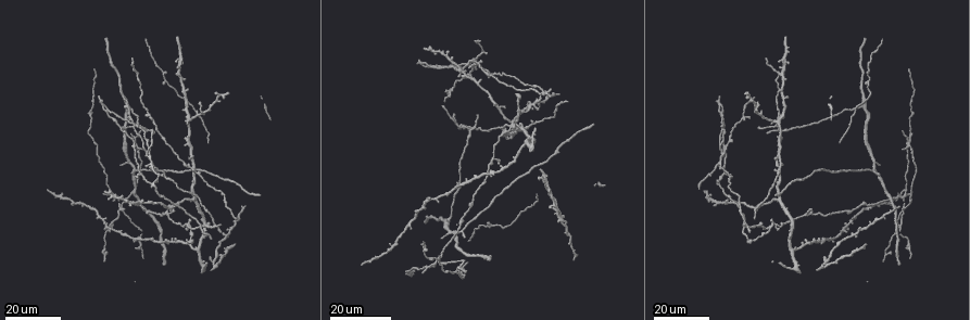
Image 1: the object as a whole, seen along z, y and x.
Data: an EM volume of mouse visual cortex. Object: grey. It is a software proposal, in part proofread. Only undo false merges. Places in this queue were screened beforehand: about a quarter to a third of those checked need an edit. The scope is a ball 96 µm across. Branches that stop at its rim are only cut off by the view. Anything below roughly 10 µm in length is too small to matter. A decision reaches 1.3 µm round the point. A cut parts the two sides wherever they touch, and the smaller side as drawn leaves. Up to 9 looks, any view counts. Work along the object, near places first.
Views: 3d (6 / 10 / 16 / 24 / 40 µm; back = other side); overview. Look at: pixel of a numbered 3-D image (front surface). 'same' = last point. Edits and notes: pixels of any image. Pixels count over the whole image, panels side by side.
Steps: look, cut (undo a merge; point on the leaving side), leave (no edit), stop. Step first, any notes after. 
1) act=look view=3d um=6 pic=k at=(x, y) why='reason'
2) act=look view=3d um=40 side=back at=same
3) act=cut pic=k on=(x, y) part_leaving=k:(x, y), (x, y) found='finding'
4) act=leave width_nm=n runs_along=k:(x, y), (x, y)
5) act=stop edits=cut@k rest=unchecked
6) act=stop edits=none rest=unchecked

act=look view=3d um=16 pic=1 at=(871, 80) why='sudden change in width'

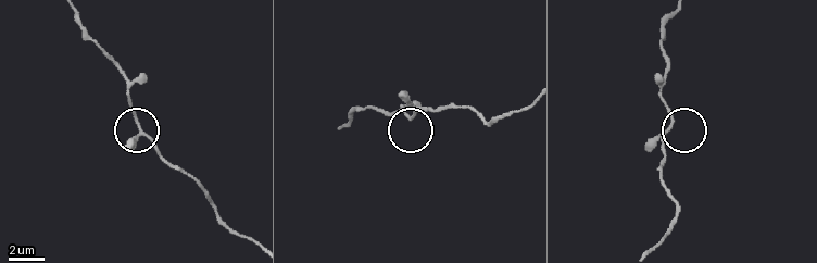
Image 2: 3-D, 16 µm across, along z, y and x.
act=look view=3d um=10 pic=2 at=(667, 127)

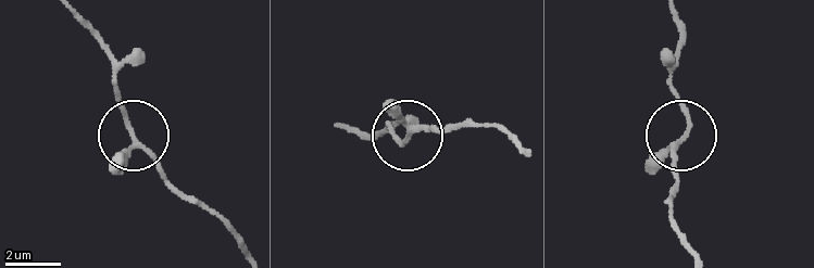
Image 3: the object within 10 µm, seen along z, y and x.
act=leave width_nm=150 runs_along=3:(249, 253), (220, 218), (170, 182), (135, 134), (114, 60) found='continuous, no second neuron'

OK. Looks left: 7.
act=look view=3d um=16 pic=1 at=(193, 170) why='four or more arms meet'

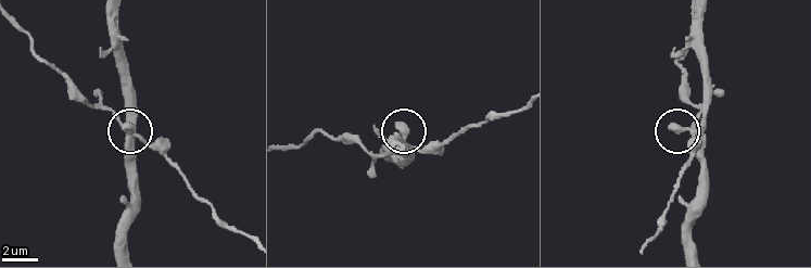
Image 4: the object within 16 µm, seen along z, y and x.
act=look view=3d um=10 pic=4 at=(135, 133)

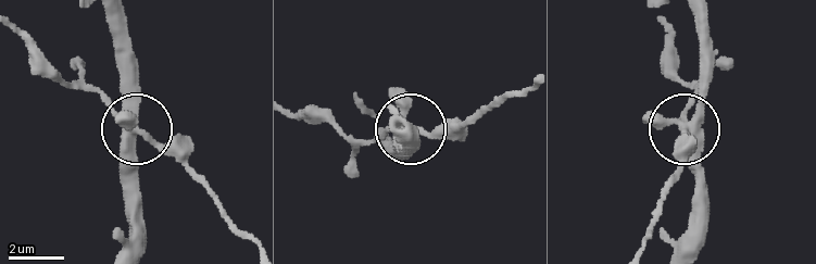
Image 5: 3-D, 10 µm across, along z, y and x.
act=cut pic=5 on=(165, 147) width_nm=380 found='two neurons meet here'

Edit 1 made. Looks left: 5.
act=look view=overview

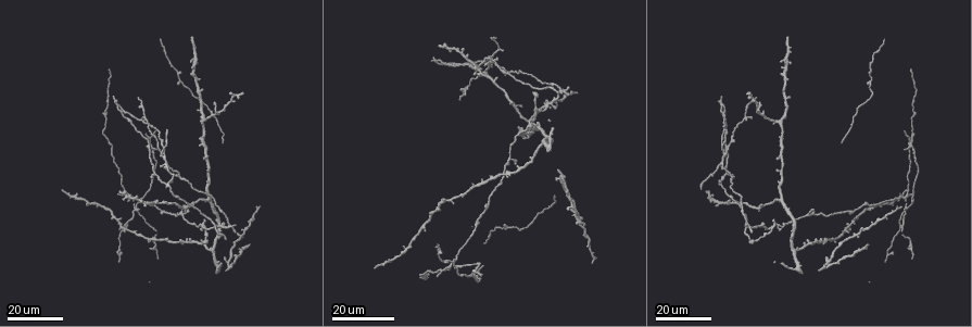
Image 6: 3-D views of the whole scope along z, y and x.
act=look view=3d um=24 pic=6 at=(784, 146)

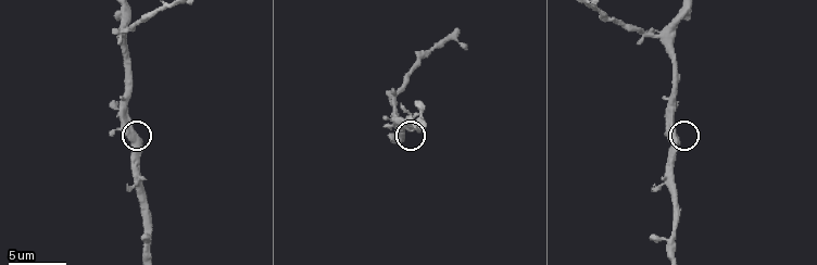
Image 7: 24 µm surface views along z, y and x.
act=look view=3d um=10 pic=7 at=(138, 141)

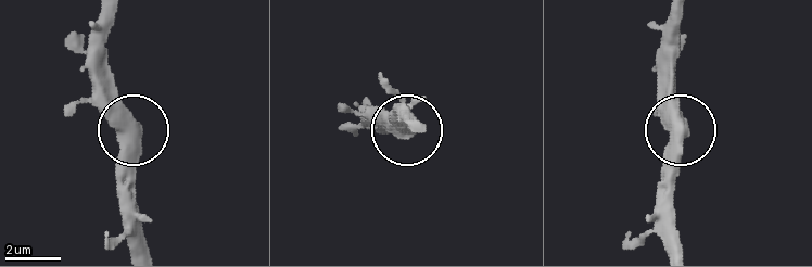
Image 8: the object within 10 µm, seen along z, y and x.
act=look view=3d um=6 pic=8 at=(683, 130)

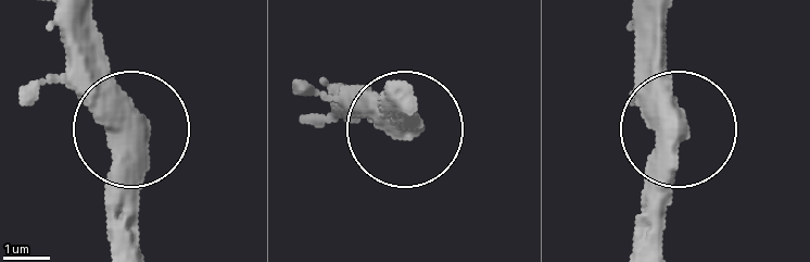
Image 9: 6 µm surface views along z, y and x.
act=leave found='continuous, no second neuron'

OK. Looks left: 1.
act=stop edits=cut@5 rest=unchecked

